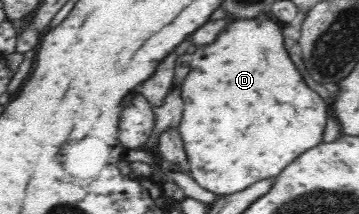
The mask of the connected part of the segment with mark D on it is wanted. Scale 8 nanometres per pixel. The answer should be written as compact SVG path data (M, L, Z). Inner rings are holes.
M266 18L230 22L212 45L192 55L192 67L181 83L184 107L177 131L190 164L189 175L198 185L219 197L238 193L257 181L278 176L306 150L318 145L330 117L330 107L318 92L314 93L294 63L288 59L282 43L282 31Z

